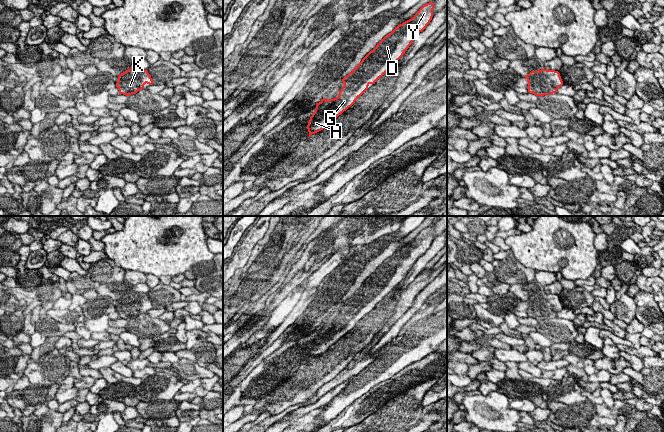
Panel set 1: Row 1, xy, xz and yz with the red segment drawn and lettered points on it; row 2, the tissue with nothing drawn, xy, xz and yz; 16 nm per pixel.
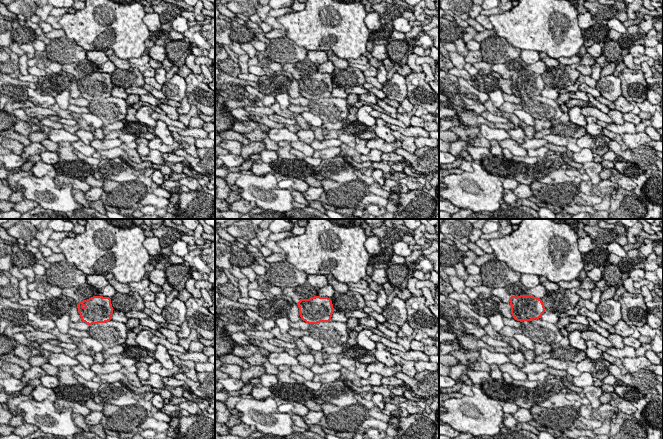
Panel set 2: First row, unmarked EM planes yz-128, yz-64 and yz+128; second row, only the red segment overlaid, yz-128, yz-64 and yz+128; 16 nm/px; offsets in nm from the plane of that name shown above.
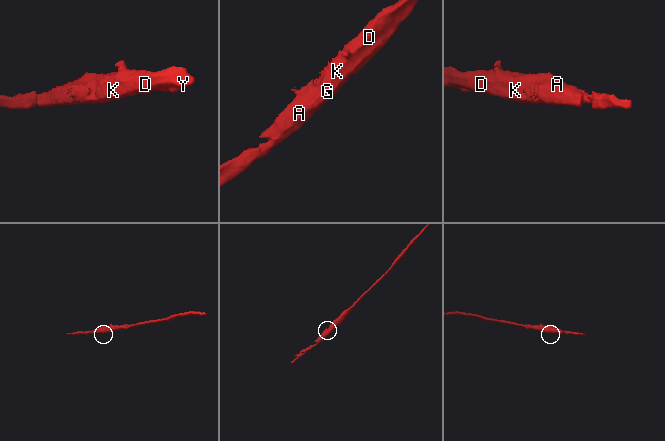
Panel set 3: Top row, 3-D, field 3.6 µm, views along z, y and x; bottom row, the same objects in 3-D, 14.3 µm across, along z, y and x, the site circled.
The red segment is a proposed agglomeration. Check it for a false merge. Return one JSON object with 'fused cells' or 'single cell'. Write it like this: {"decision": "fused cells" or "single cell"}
{"decision": "single cell"}

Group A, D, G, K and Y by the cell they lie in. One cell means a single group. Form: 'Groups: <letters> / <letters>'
Groups: A D G K Y

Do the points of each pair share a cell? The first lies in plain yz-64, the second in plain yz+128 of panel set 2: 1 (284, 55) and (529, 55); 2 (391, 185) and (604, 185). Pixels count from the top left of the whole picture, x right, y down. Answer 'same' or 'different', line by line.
1: different
2: same

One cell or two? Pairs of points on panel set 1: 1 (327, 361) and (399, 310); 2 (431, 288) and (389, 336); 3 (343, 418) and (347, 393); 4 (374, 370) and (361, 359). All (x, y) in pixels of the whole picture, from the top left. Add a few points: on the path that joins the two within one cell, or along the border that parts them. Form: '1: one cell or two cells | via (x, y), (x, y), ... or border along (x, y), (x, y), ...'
1: two cells | border along (400, 294), (393, 313), (376, 334)
2: one cell | via (419, 300), (417, 305), (399, 324)
3: two cells | border along (364, 393), (328, 421)
4: two cells | border along (384, 347), (369, 364), (354, 376)

